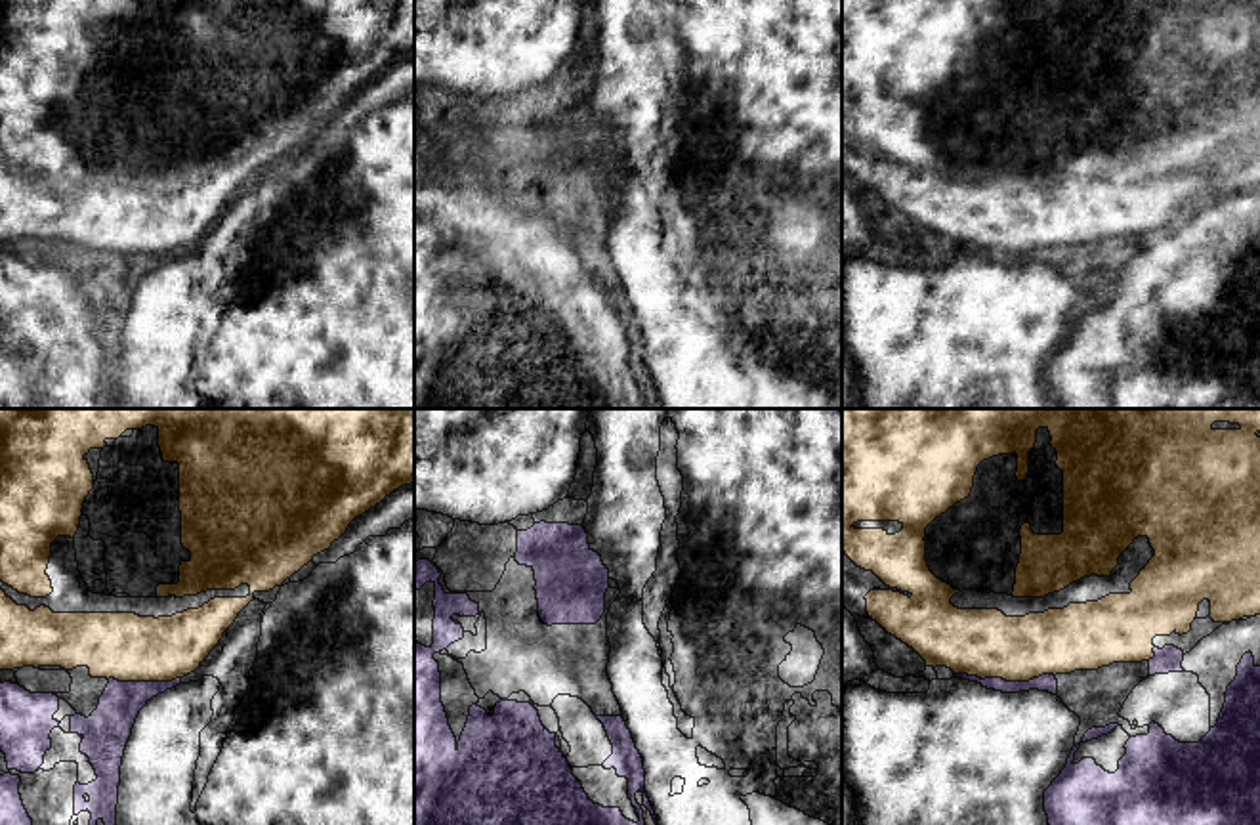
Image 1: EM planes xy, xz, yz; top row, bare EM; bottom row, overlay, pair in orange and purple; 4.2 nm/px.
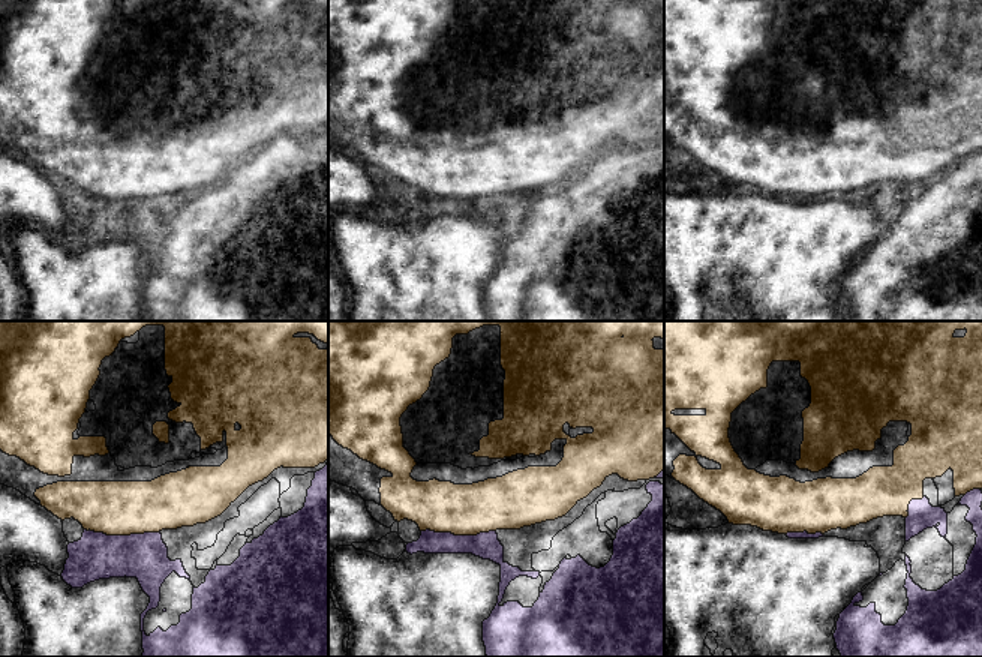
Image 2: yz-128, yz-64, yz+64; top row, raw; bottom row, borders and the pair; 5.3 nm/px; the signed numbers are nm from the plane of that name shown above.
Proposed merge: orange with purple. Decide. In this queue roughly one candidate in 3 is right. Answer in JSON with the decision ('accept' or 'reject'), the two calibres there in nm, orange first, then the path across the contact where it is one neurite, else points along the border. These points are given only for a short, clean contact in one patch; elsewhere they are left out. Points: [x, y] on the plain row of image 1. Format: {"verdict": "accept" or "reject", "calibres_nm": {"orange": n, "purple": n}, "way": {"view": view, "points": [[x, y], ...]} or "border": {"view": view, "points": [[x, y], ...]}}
{"verdict": "reject", "calibres_nm": {"orange": 280, "purple": 80}}

